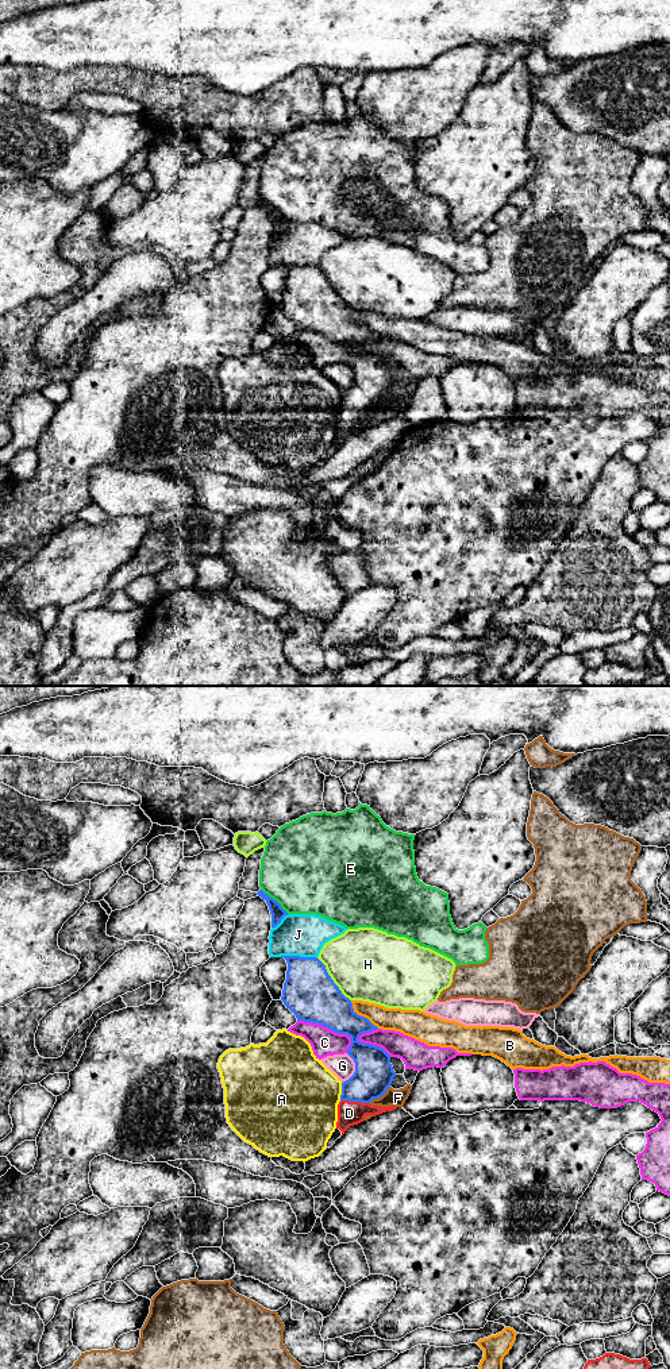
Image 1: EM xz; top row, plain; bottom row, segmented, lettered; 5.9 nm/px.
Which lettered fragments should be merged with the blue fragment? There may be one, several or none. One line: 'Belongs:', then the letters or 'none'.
Belongs: D

